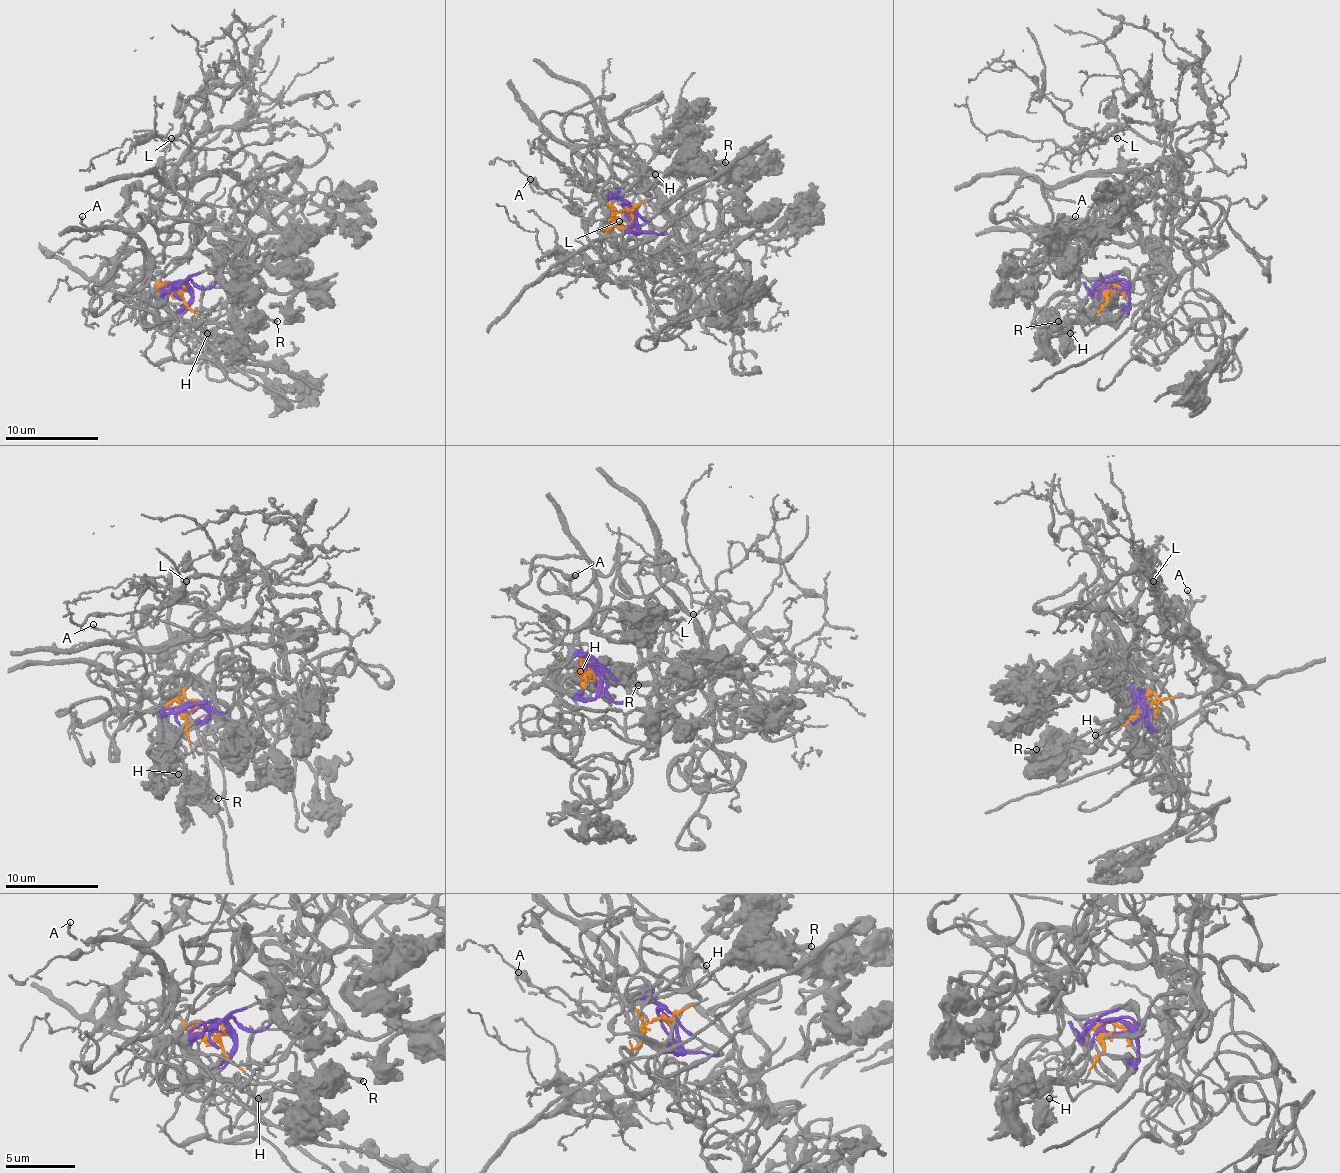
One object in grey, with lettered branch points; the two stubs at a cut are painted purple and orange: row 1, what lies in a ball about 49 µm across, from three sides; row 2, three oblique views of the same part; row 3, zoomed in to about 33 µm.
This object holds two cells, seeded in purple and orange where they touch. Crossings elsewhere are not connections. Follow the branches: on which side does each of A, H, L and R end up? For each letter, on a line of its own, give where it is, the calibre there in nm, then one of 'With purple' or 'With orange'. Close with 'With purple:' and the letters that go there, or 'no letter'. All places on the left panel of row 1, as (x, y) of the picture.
A: Place: (82, 216). Thickness 180 nm. With orange
H: Place: (207, 333). Thickness 170 nm. With purple
L: Place: (171, 138). Thickness 90 nm. With orange
R: Place: (277, 321). Thickness 320 nm. With purple
With purple: H, R

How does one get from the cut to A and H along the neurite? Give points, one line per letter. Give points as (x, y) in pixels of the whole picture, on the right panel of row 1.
A: (1115, 289), (1162, 269), (1171, 208), (1159, 197), (1115, 187), (1090, 231), (1076, 215)
H: (1115, 289), (1097, 287), (1092, 294), (1094, 306), (1083, 322), (1071, 327), (1071, 334)

